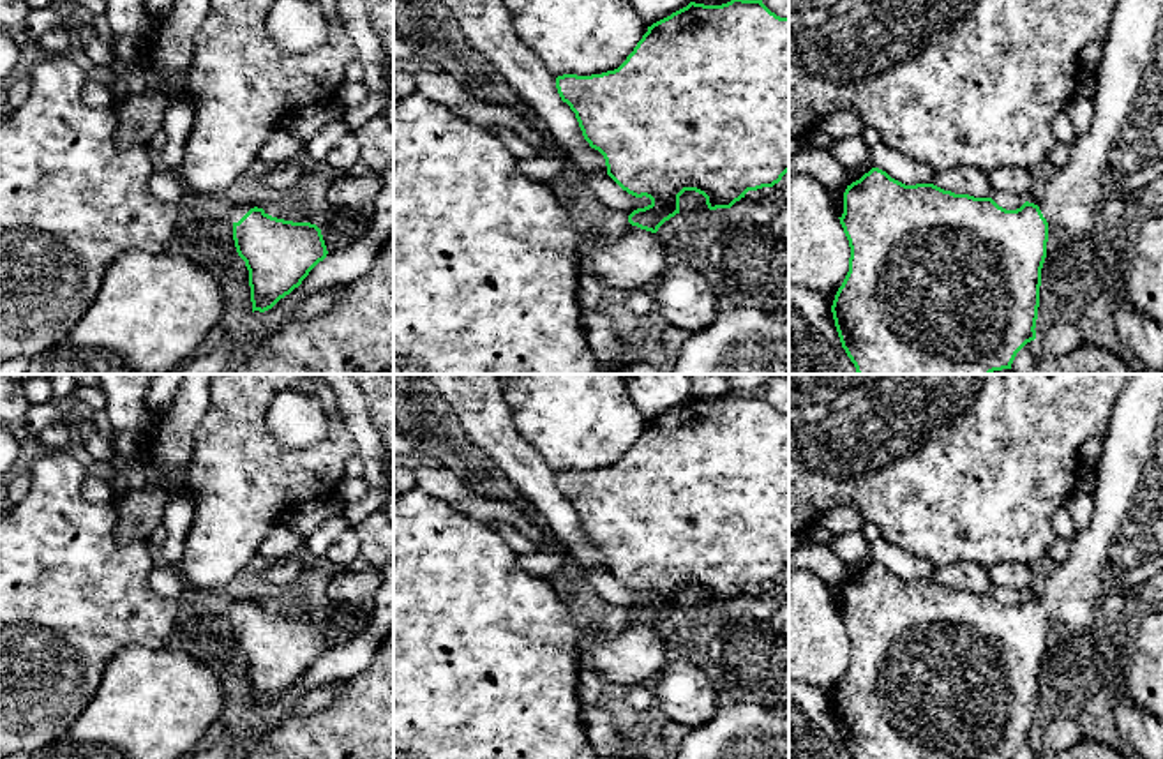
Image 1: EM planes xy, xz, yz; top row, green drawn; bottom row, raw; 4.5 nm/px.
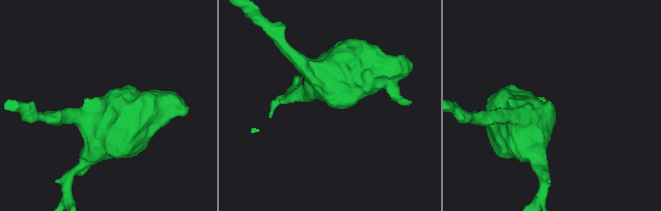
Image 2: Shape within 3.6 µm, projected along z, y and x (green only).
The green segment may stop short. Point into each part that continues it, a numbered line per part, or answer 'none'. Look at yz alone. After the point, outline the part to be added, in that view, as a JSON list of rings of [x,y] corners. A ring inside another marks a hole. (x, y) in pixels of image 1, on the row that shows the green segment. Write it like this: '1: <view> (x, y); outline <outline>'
1: yz (1121, 154); outline [[[1119,0],[1110,19],[1110,34],[1103,41],[1103,60],[1096,71],[1092,122],[1089,132],[1069,147],[1069,162],[1057,169],[1045,185],[1038,203],[1048,226],[1068,231],[1091,229],[1099,217],[1099,205],[1110,196],[1144,194],[1163,177],[1163,0]]]

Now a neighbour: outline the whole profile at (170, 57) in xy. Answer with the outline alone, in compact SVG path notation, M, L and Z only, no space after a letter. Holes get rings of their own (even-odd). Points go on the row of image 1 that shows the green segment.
M173 0L145 58L146 86L171 99L184 95L184 76L194 56L194 35L208 9L210 0Z

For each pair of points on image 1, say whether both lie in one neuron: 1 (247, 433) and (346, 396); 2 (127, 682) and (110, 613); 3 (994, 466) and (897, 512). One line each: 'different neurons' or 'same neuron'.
1: different neurons
2: different neurons
3: same neuron

